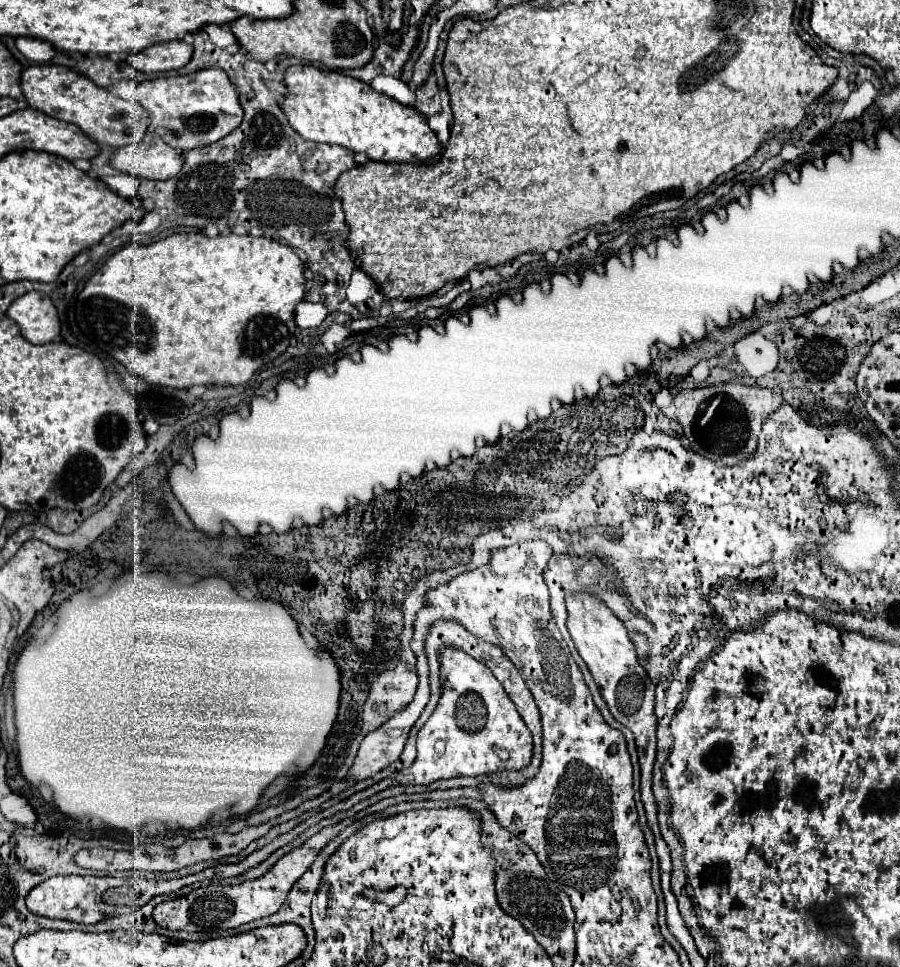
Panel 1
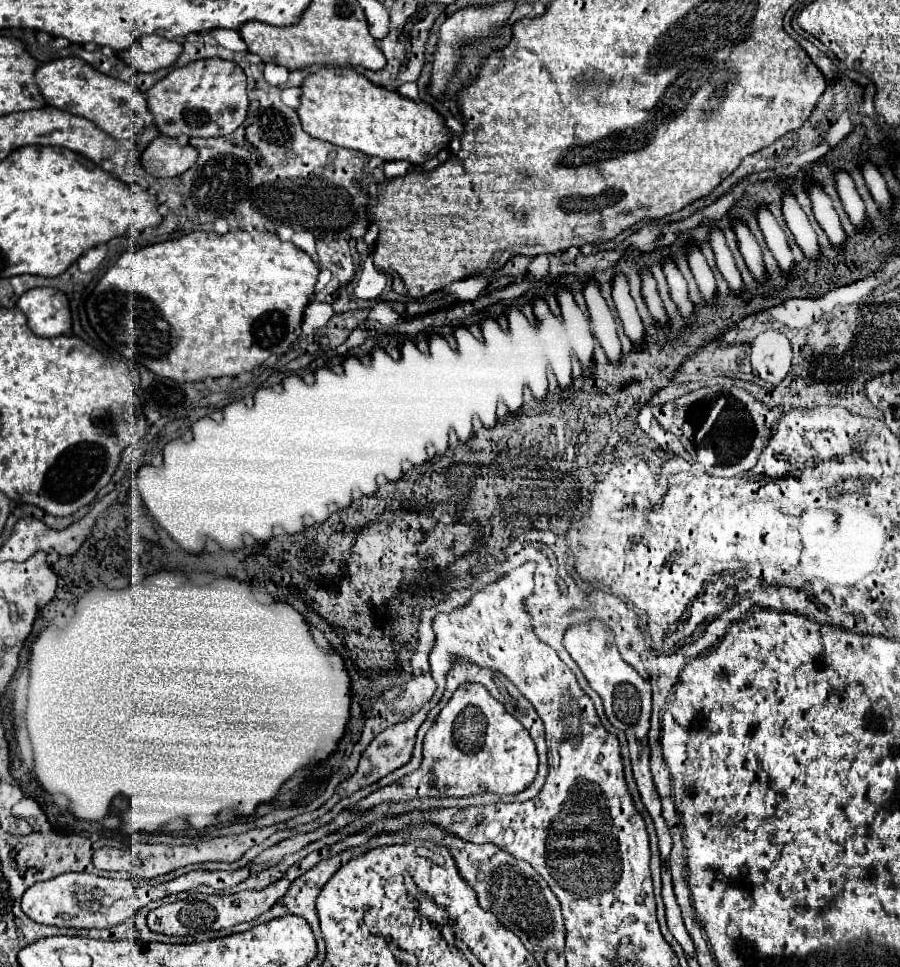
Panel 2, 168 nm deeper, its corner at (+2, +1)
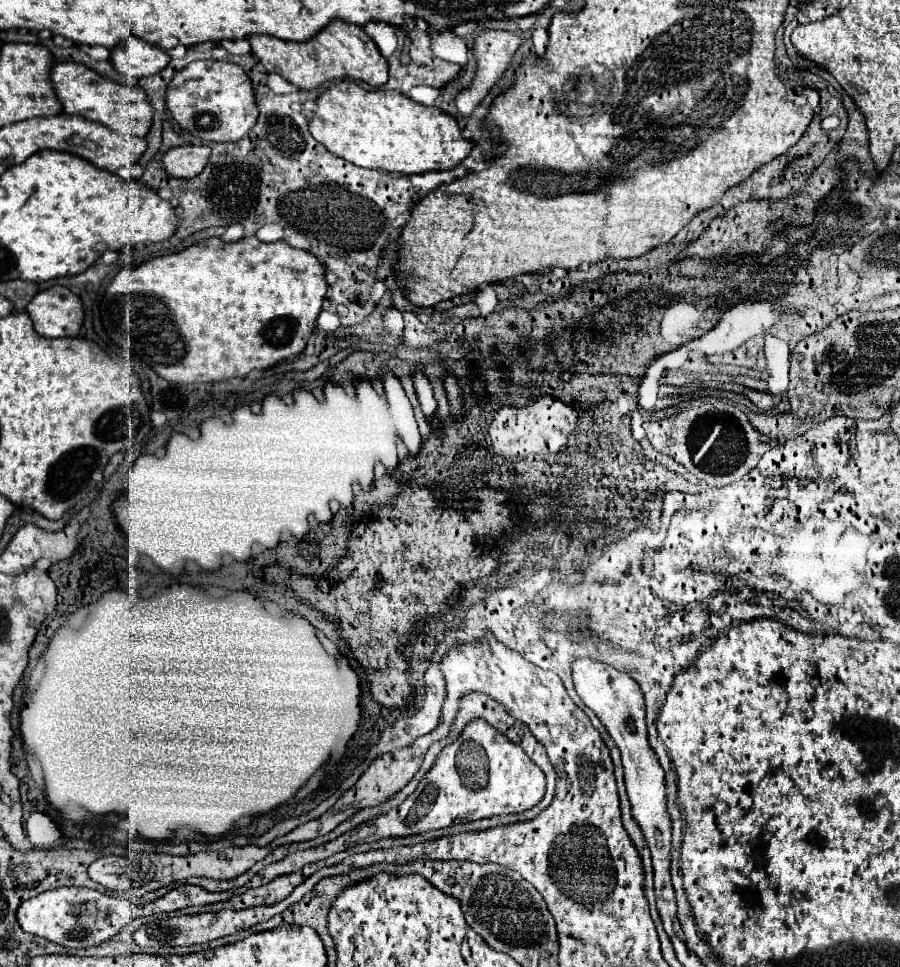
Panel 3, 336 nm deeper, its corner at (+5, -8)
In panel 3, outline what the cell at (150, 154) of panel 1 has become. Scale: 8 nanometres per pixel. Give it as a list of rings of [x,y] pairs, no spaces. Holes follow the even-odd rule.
[[[186,143],[182,147],[174,147],[170,149],[162,161],[166,167],[166,173],[170,177],[196,177],[198,173],[202,173],[202,169],[208,163],[212,149],[210,145],[192,145]]]

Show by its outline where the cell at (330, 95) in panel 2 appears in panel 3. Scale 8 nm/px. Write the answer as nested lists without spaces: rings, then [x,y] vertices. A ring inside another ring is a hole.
[[[340,81],[318,97],[318,109],[310,121],[310,133],[330,153],[358,167],[378,169],[378,171],[388,171],[388,173],[402,173],[402,175],[454,169],[472,151],[472,141],[462,137],[462,129],[458,121],[452,115],[444,113],[442,109],[418,105],[416,101],[410,101],[410,97],[398,91],[386,91],[386,89],[366,91],[354,81]]]

